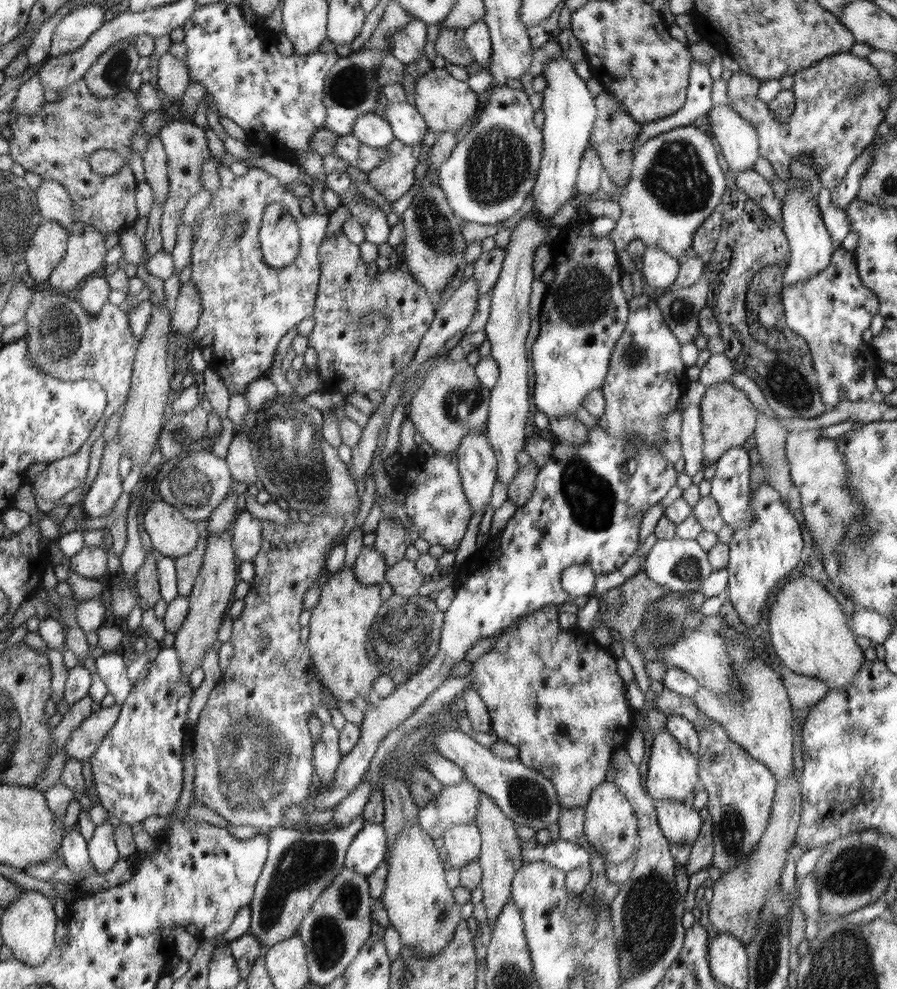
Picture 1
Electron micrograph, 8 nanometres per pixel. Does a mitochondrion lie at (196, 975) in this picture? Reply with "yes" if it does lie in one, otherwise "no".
no

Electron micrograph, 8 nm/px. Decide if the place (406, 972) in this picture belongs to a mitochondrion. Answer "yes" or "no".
no

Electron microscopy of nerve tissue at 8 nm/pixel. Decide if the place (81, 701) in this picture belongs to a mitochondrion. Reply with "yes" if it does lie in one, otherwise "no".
no

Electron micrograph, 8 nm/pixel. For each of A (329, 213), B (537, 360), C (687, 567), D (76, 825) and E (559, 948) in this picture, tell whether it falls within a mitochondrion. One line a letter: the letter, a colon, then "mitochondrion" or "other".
A: other
B: other
C: mitochondrion
D: other
E: other

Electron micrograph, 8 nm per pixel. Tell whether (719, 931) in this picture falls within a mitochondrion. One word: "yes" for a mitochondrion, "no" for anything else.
no

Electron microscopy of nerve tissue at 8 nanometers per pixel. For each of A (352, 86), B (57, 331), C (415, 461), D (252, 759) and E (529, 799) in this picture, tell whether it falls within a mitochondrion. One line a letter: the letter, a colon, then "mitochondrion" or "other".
A: mitochondrion
B: mitochondrion
C: other
D: mitochondrion
E: mitochondrion

